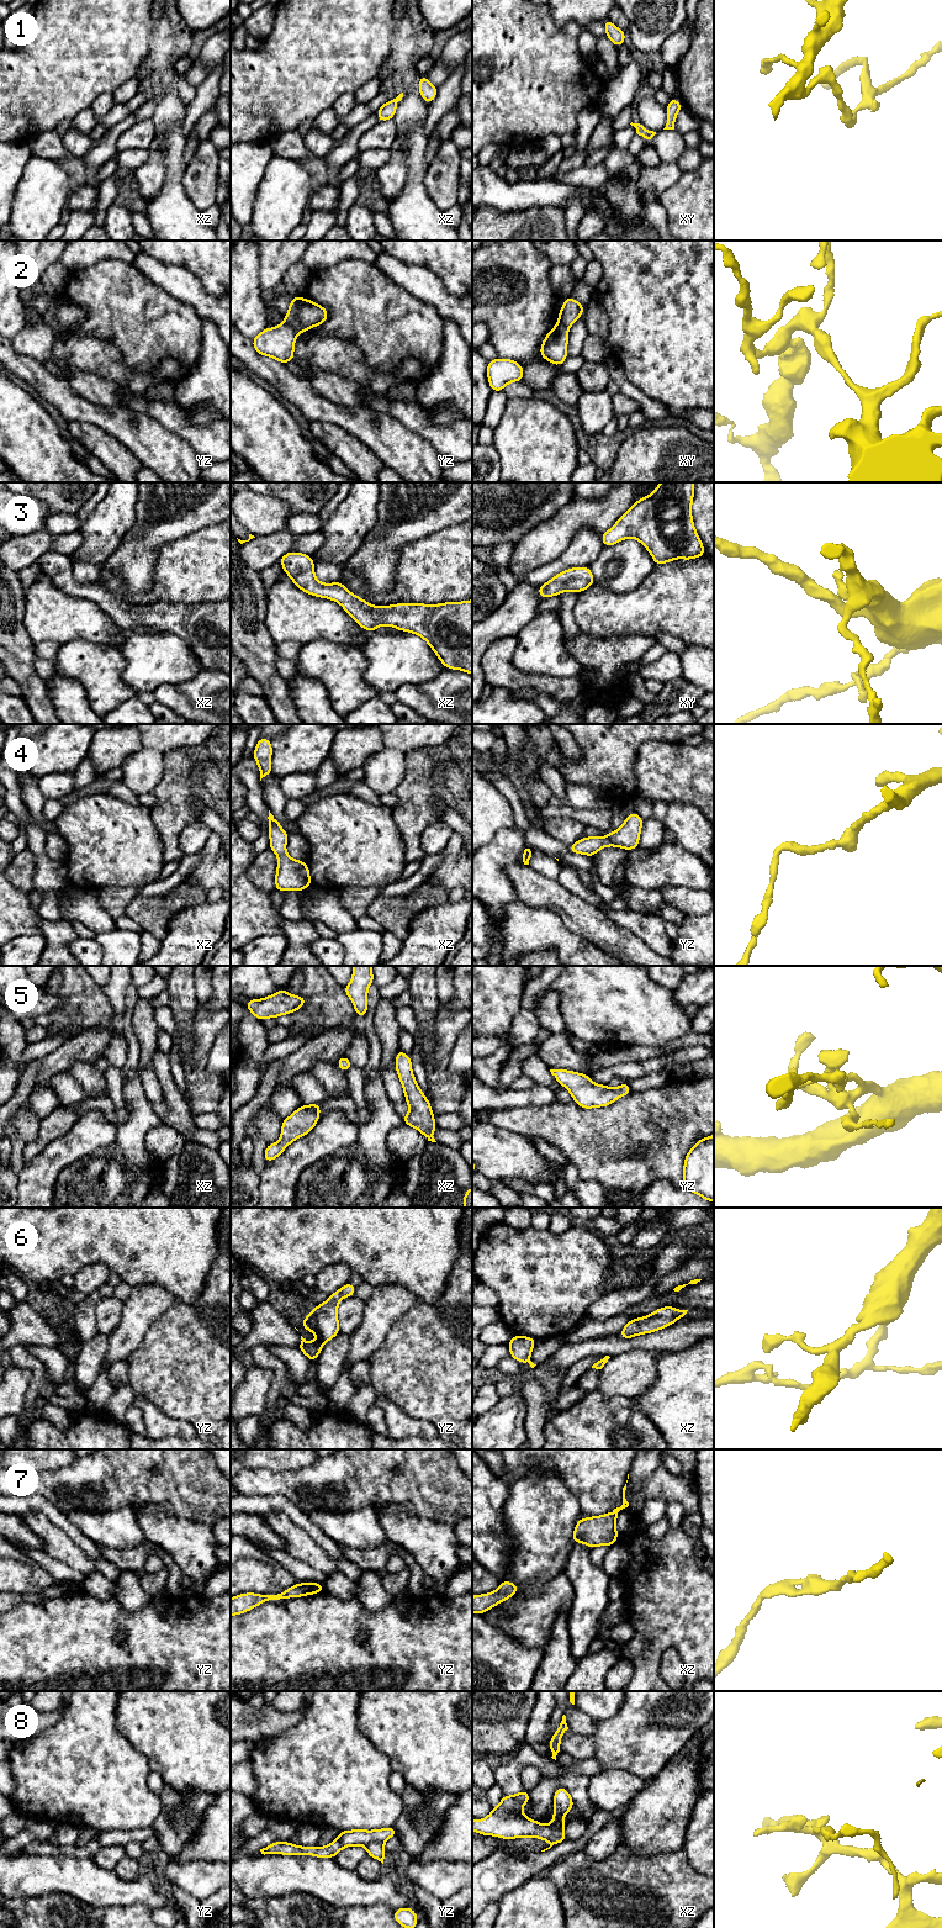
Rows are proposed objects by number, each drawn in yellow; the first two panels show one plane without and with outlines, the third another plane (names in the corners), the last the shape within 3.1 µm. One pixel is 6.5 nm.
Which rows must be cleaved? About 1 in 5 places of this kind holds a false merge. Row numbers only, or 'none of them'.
2, 8

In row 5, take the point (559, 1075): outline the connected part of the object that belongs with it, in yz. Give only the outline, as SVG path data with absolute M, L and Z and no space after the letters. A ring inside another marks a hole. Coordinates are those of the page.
M550 1069L554 1078L572 1095L575 1103L583 1109L608 1106L616 1099L631 1093L629 1083L623 1082L618 1088L596 1084L589 1076L567 1069Z

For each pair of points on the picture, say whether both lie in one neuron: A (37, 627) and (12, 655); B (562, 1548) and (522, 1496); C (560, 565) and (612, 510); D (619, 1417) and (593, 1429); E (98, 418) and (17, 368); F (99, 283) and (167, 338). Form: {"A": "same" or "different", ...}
{"A": "different", "B": "same", "C": "different", "D": "same", "E": "same", "F": "same"}

